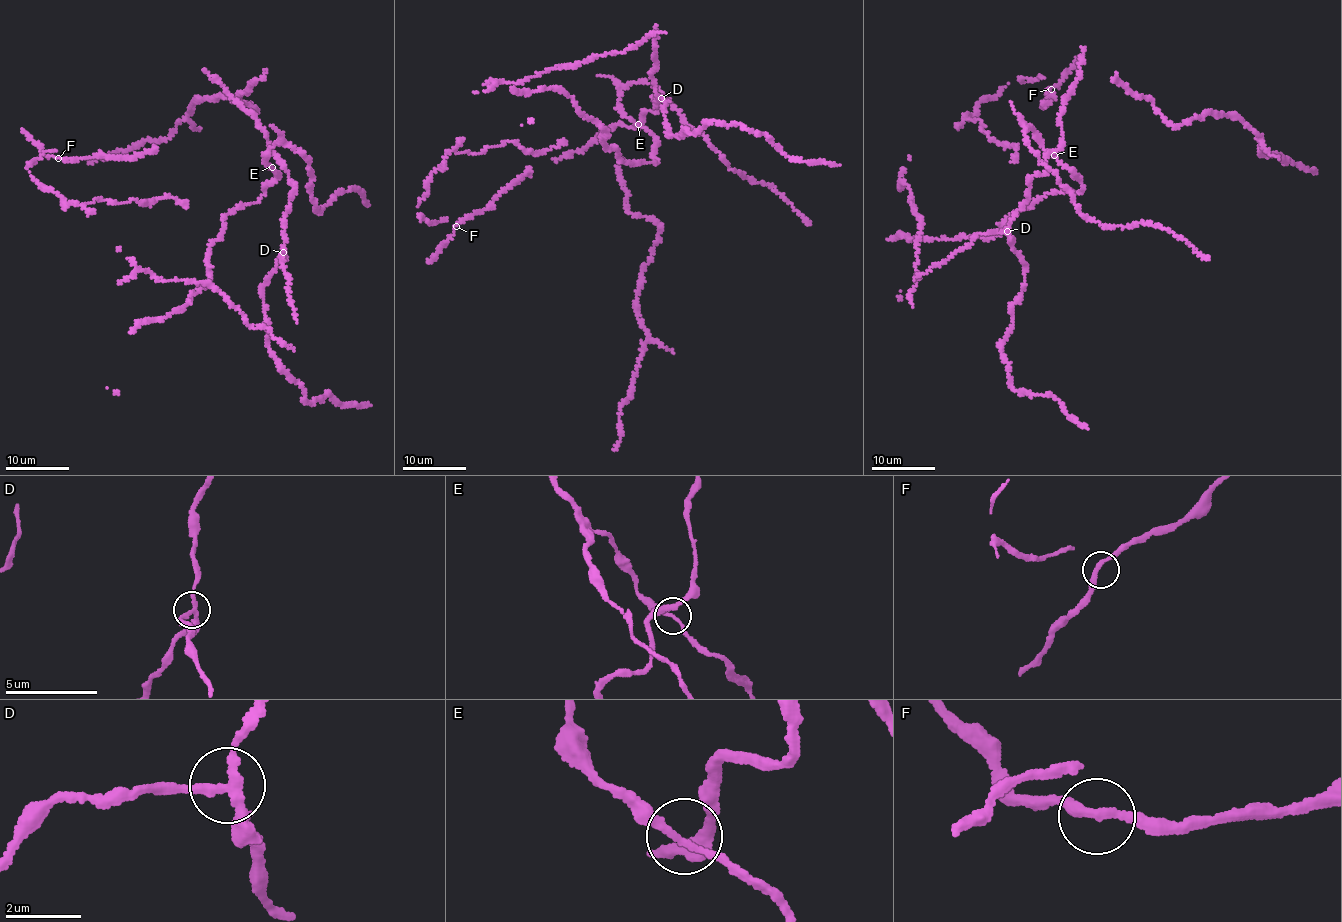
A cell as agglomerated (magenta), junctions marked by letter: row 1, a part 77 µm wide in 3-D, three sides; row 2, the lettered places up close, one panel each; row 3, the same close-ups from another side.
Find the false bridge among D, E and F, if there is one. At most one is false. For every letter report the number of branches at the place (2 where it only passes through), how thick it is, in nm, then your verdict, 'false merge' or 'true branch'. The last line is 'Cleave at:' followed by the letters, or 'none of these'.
D: 3 branches meet; 220 nm thick; false merge
E: 3 branches meet; 140 nm thick; true branch
F: 2 branches meet; 240 nm thick; true branch
Cleave at: D

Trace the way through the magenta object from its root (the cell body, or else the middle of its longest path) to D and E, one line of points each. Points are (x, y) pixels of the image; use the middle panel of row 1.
D: (657, 149), (655, 137), (638, 124), (645, 112), (655, 111), (655, 99), (659, 106), (657, 101), (661, 98)
E: (657, 149), (655, 137), (638, 124)

